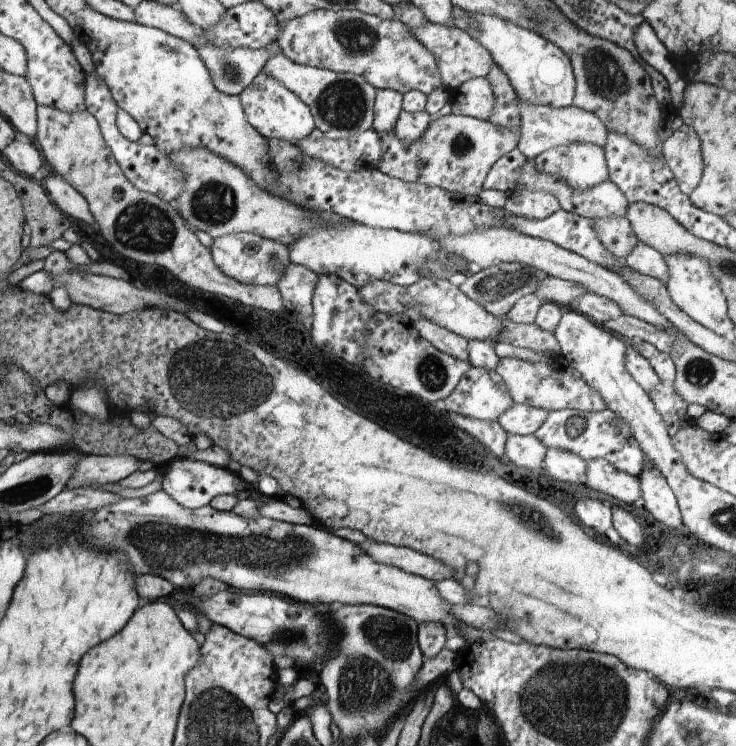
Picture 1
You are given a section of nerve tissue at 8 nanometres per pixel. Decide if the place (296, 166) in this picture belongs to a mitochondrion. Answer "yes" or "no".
yes

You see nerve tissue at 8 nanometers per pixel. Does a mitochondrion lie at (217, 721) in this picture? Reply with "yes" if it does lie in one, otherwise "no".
yes

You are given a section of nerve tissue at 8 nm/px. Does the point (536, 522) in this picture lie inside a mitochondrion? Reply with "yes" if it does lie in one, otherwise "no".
yes

